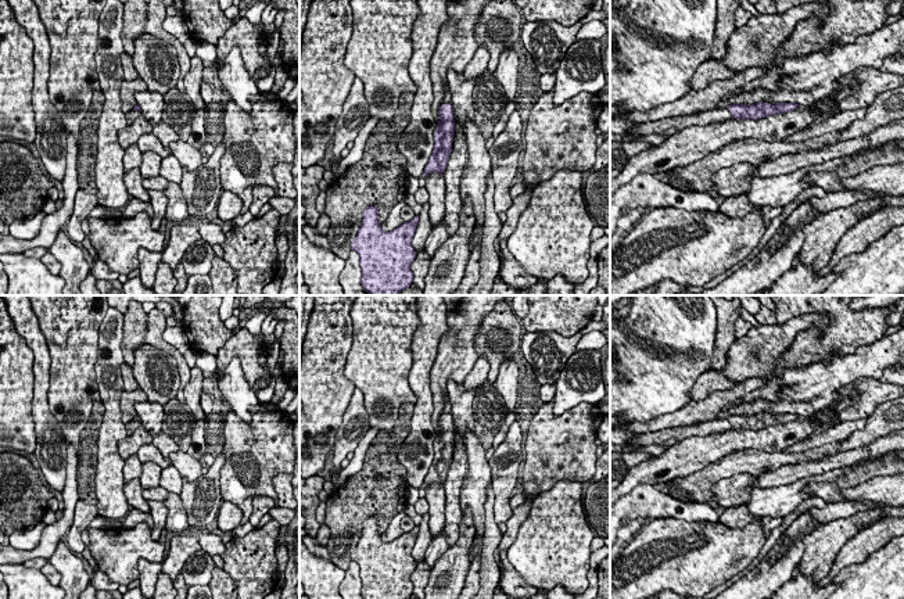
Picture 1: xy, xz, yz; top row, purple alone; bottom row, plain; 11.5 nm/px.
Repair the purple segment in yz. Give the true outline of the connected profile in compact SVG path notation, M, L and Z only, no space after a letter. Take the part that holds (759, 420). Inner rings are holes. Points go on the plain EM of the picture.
M756 413L751 416L731 415L728 419L703 422L695 426L681 426L672 428L663 428L654 433L636 434L628 440L632 448L661 445L671 446L678 441L689 437L703 437L715 433L724 433L732 428L738 430L760 430L770 426L785 424L799 417L797 413Z

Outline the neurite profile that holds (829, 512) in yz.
M835 502L828 503L822 509L808 507L803 513L808 512L817 523L826 524L837 519L849 519L860 512L885 509L883 503L867 502Z

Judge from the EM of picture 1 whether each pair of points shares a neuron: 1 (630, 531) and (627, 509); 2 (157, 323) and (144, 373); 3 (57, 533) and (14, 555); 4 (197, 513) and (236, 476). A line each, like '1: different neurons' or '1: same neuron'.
1: different neurons
2: different neurons
3: same neuron
4: different neurons

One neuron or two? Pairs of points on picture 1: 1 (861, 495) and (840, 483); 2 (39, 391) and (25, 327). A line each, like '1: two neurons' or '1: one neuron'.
1: two neurons
2: one neuron

